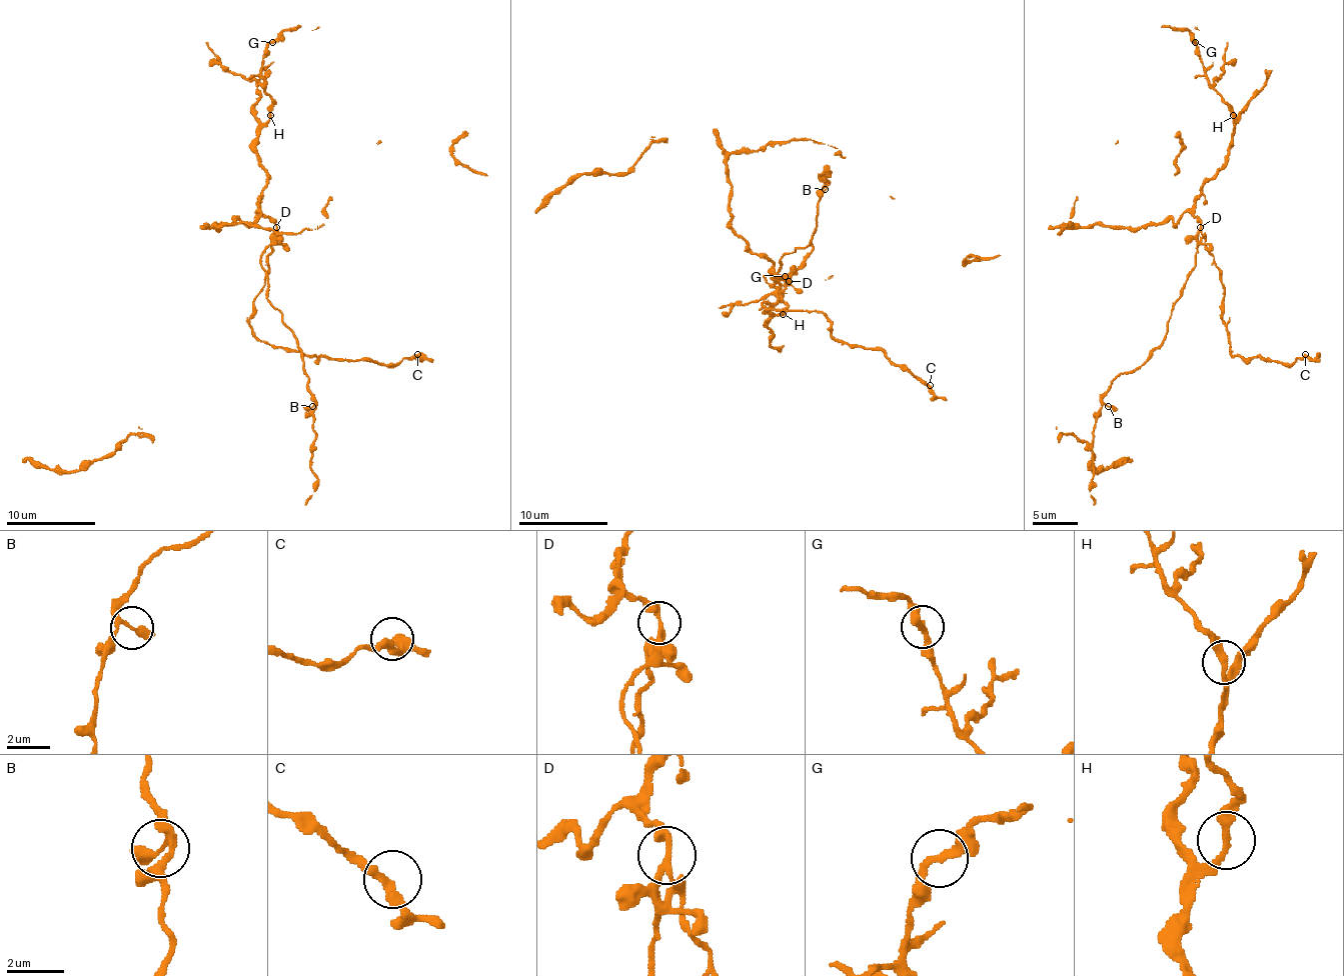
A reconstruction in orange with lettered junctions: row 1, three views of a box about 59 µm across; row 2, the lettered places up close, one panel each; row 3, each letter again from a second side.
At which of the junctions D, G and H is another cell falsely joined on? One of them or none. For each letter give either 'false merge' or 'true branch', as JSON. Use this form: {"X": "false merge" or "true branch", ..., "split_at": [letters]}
{"D": "false merge", "G": "true branch", "H": "true branch", "split_at": ["D"]}

